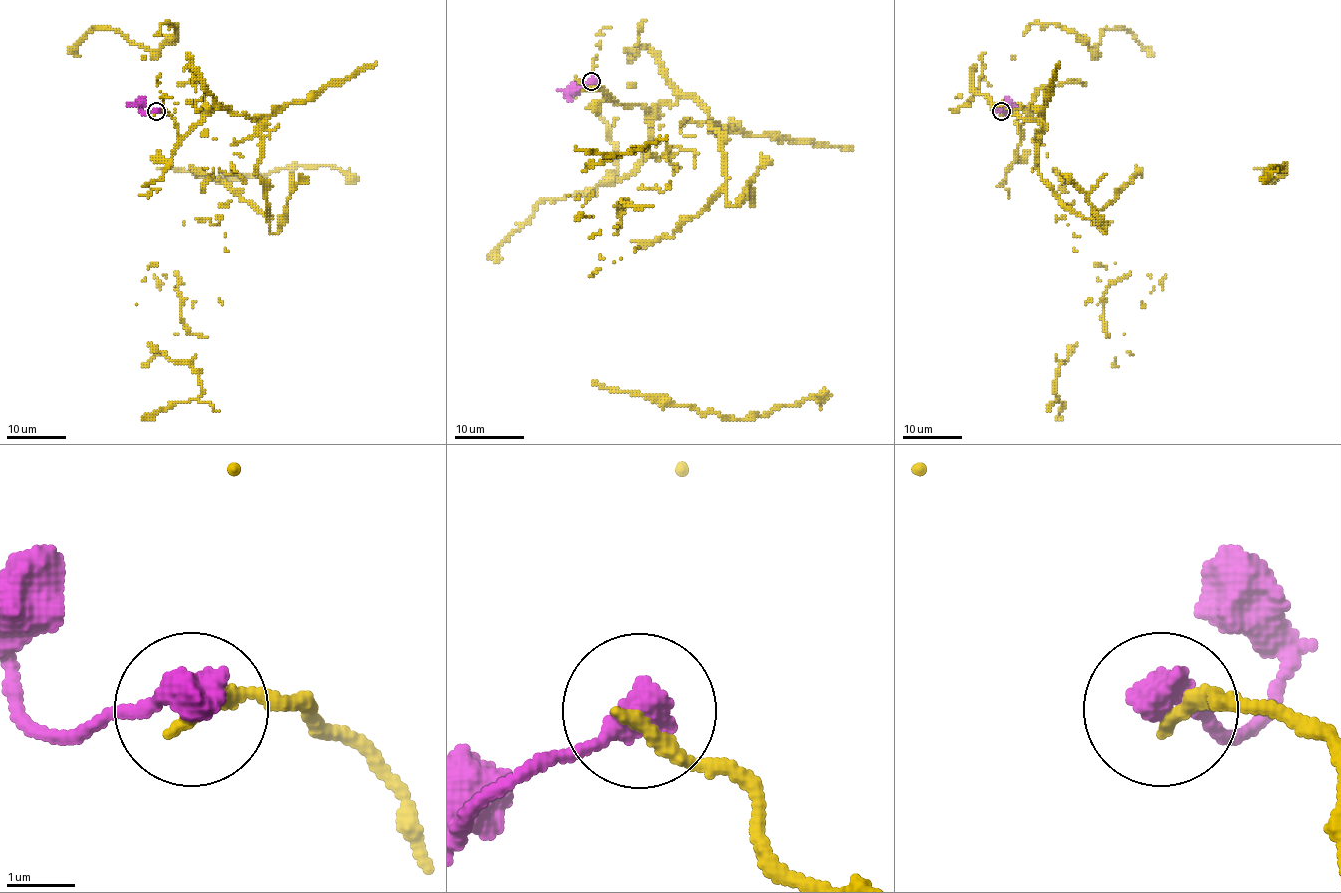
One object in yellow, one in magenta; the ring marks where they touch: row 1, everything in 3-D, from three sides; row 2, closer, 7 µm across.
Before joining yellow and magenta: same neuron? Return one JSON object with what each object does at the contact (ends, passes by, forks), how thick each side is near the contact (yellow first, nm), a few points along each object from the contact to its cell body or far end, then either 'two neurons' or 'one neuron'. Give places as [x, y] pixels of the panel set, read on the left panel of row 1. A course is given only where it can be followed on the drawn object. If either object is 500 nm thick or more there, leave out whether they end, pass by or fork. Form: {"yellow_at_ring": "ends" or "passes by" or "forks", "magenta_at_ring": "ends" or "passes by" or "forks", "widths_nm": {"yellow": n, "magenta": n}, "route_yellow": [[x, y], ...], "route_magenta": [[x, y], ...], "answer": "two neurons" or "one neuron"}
{"widths_nm": {"yellow": 240, "magenta": 550}, "route_yellow": [[156, 113], [259, 135], [203, 186], [224, 235], [157, 262], [187, 331], [147, 364], [203, 392], [154, 417]], "route_magenta": [[156, 111], [144, 114], [126, 104]], "answer": "two neurons"}

